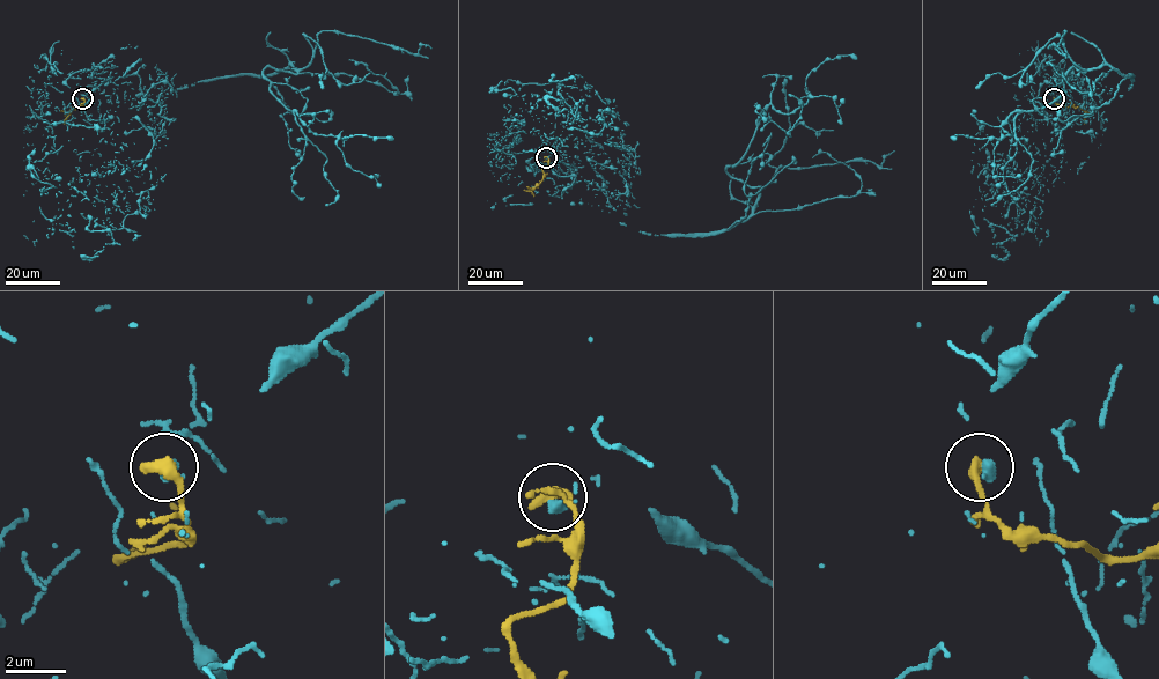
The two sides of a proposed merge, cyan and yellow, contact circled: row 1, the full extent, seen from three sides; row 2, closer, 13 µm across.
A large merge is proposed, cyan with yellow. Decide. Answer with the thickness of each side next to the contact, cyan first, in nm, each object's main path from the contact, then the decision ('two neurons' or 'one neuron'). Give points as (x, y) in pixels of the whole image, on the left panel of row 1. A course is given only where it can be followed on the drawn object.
calibres 360 and 460 nm; course cyan (82, 98), (112, 76), (139, 85), (160, 122), (165, 82), (290, 65), (263, 75), (312, 132), (393, 139); course yellow (82, 98), (85, 104), (75, 106), (64, 124); two neurons

